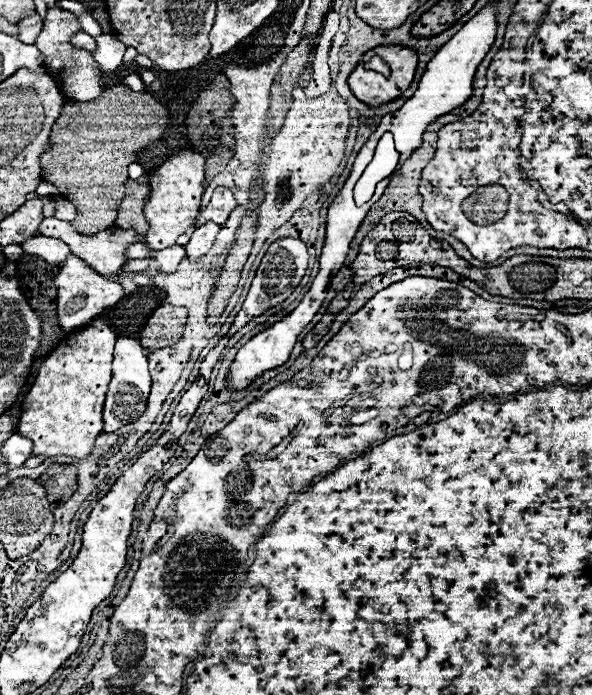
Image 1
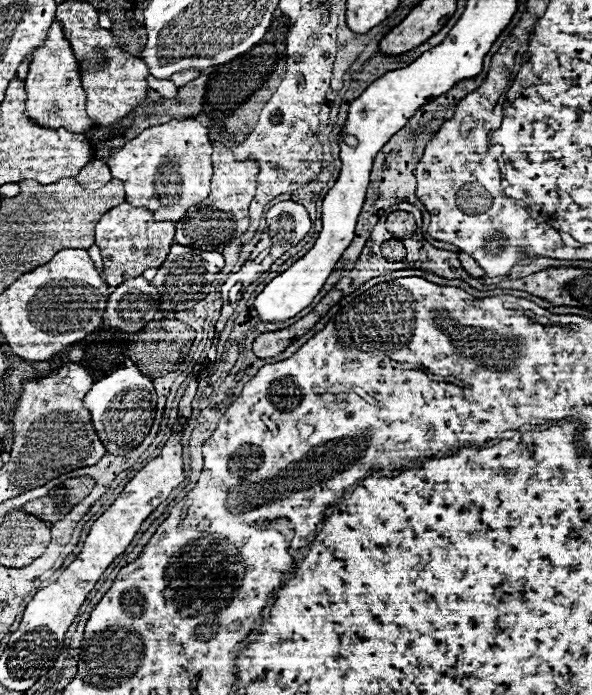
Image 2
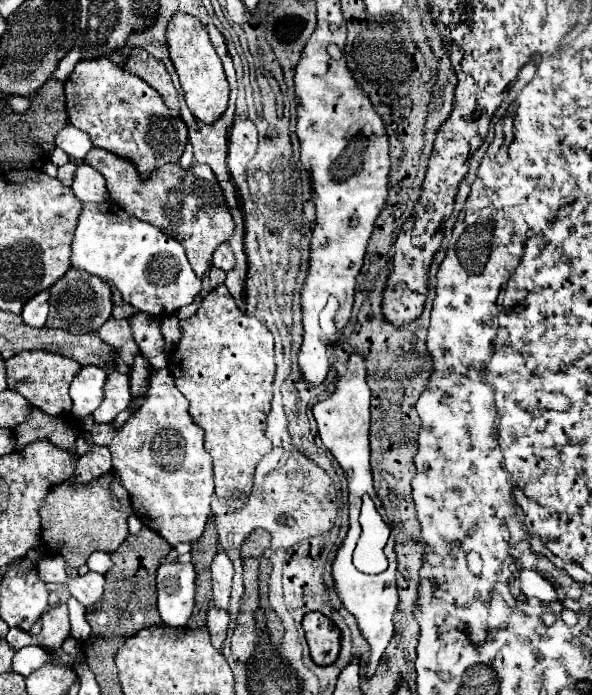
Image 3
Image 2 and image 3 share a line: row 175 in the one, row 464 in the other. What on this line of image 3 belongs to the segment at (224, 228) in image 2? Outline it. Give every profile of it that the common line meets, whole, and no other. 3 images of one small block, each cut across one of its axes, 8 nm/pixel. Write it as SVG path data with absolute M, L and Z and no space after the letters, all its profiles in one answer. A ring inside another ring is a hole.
M226 286L214 288L204 300L196 316L182 320L184 328L180 344L168 354L168 370L176 380L176 388L188 398L190 412L194 422L206 432L204 448L214 460L214 484L216 496L224 498L232 490L244 492L244 496L252 488L252 478L256 464L264 454L270 452L272 444L266 438L266 416L270 412L272 402L272 384L274 384L274 340L270 330L256 318L242 314L226 290Z

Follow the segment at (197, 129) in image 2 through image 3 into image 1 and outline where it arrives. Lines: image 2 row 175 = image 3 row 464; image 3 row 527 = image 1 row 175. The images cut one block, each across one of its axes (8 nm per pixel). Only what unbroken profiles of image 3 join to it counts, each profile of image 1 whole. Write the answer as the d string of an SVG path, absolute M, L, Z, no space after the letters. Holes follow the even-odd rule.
M180 150L172 154L164 164L148 174L150 194L144 206L144 216L150 224L146 234L146 246L150 250L164 250L176 244L176 238L184 234L200 214L200 200L204 194L204 168L206 158L196 150Z

